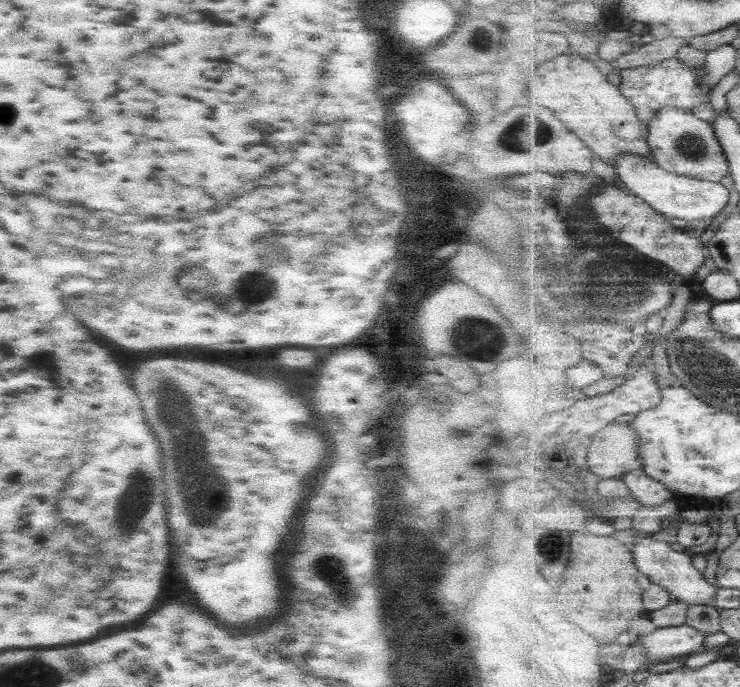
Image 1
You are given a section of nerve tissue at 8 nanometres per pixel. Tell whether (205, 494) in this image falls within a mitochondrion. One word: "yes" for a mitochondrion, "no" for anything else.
yes

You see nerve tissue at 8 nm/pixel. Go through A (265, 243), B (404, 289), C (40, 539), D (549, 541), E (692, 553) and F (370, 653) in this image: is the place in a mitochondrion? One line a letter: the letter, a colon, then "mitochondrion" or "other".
A: other
B: other
C: other
D: mitochondrion
E: other
F: mitochondrion

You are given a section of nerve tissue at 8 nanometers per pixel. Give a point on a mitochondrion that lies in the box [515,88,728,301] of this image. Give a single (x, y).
(690, 146)

